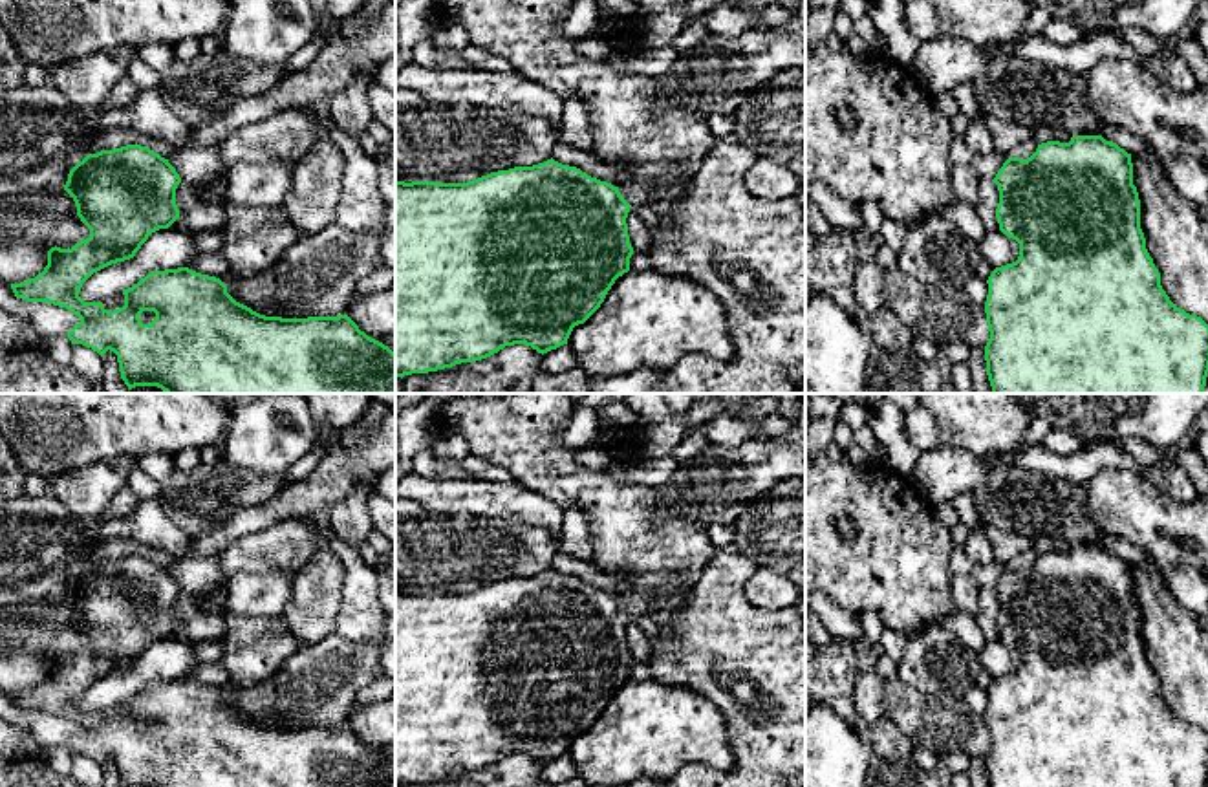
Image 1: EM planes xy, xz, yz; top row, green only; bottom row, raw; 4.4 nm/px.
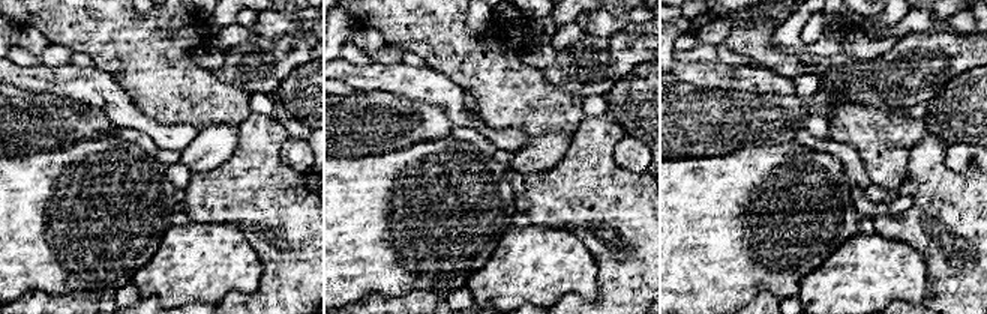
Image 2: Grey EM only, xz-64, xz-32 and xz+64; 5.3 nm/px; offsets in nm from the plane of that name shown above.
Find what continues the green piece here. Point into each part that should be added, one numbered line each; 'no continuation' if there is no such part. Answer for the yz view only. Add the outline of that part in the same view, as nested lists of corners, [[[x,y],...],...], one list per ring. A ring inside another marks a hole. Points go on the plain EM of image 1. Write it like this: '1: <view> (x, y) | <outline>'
no continuation

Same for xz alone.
1: xz (637, 603) | [[[633,589],[628,597],[619,597],[620,606],[635,619],[648,615],[655,602],[659,600],[657,597],[652,597],[644,593],[642,589]]]

